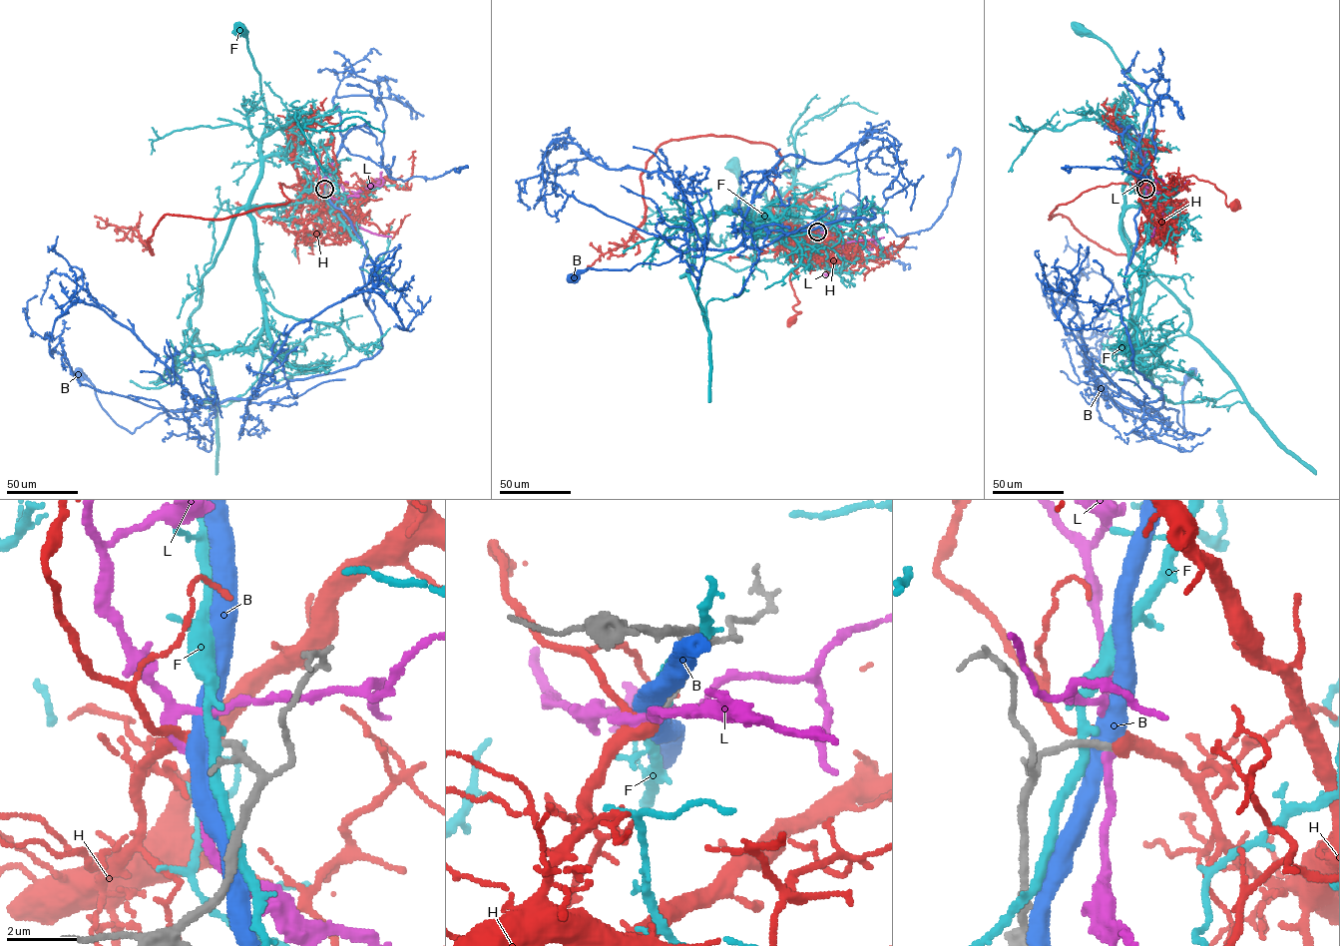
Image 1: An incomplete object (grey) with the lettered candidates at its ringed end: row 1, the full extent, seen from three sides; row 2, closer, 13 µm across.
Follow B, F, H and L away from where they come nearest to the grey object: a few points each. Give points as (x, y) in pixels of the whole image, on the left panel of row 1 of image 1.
B: (324, 189), (367, 250), (367, 306), (381, 334), (372, 357), (253, 397), (159, 412), (133, 433), (78, 373)
F: (325, 189), (323, 175), (316, 169), (290, 155), (262, 156), (265, 108), (260, 74), (241, 28)
H: (324, 189), (312, 196), (303, 190), (301, 178), (297, 175), (305, 187), (300, 192), (307, 205), (298, 205)
L: (324, 189), (326, 194), (342, 204), (345, 198), (355, 196), (369, 184), (380, 187), (382, 172)

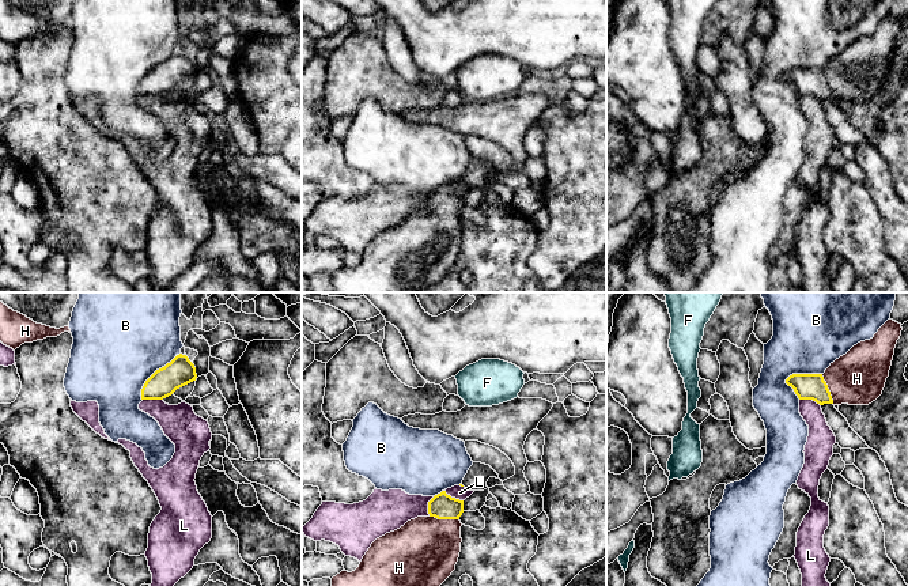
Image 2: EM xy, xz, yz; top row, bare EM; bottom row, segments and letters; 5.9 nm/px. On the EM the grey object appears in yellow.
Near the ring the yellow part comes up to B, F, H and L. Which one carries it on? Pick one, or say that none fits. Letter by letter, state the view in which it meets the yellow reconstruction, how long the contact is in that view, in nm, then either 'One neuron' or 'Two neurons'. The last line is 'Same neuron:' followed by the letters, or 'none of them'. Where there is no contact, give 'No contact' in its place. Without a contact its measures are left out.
B: Touches yellow in yz. Shared border 240 nm. Two neurons
F: No contact. Two neurons
H: Touches yellow in xz. Shared border 180 nm. One neuron
L: Touches yellow in yz. Shared border 130 nm. Two neurons
Same neuron: H

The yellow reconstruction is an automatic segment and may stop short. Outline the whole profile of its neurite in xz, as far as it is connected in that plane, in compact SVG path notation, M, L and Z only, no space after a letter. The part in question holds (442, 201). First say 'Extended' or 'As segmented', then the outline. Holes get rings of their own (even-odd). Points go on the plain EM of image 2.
Extended. M435 190L428 212L377 234L355 266L333 272L333 292L421 292L439 283L459 253L462 208L464 196Z

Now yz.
Extended. M888 15L873 34L854 41L831 58L824 69L792 69L786 79L794 84L799 95L813 95L820 101L869 101L882 90L901 26L901 19Z

